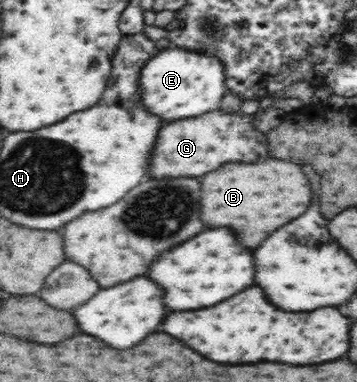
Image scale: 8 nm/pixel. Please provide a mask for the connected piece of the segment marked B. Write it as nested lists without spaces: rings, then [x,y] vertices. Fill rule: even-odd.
[[[269,160],[263,164],[225,164],[207,176],[203,182],[203,222],[207,226],[233,228],[245,246],[257,248],[277,228],[289,224],[309,210],[313,188],[301,168],[293,162]]]

